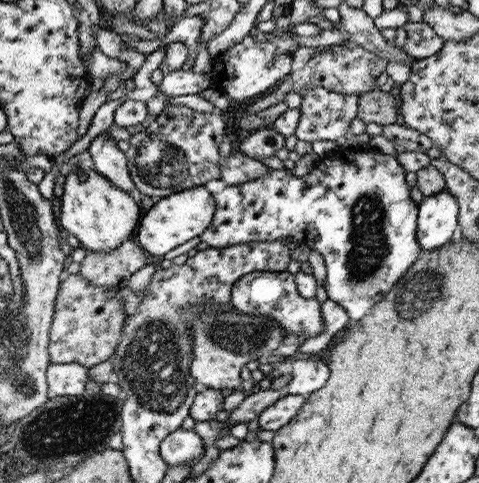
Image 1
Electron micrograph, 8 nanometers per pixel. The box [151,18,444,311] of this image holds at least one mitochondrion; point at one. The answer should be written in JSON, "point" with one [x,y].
{"point":[369,246]}

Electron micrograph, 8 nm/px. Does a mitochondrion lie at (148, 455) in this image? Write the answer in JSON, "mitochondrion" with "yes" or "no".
{"mitochondrion":"no"}

